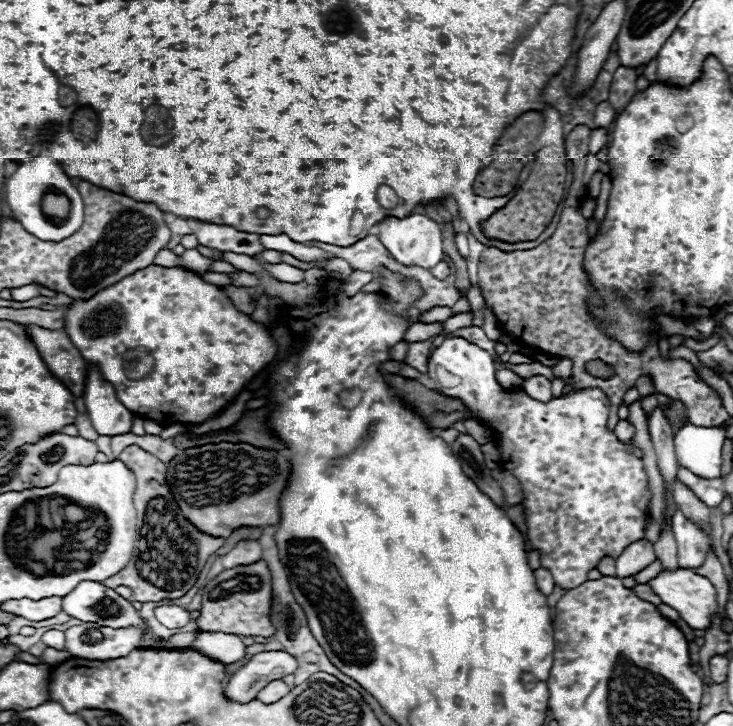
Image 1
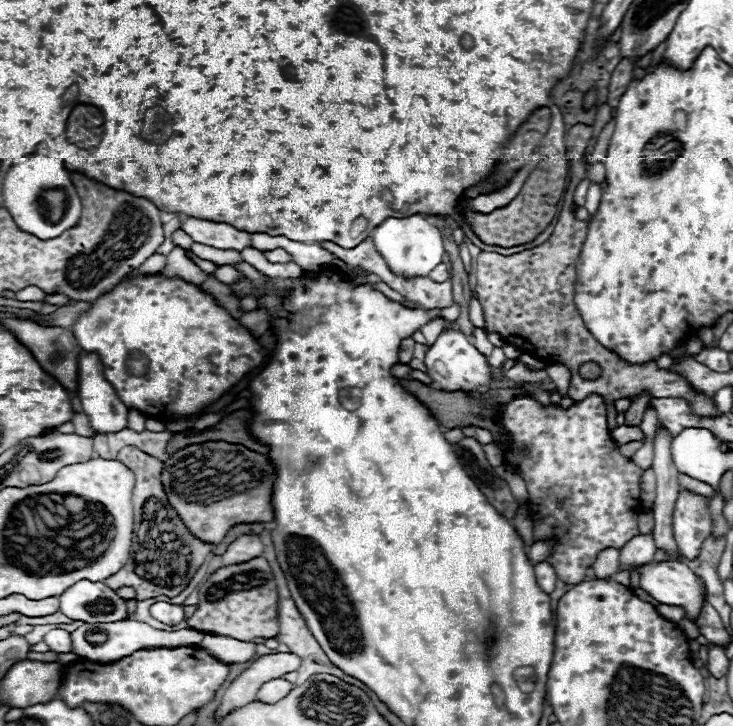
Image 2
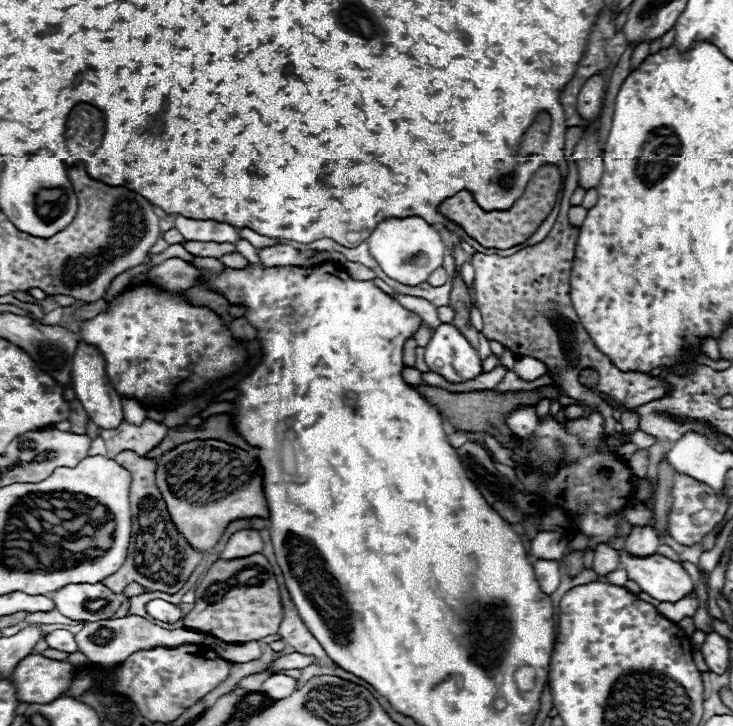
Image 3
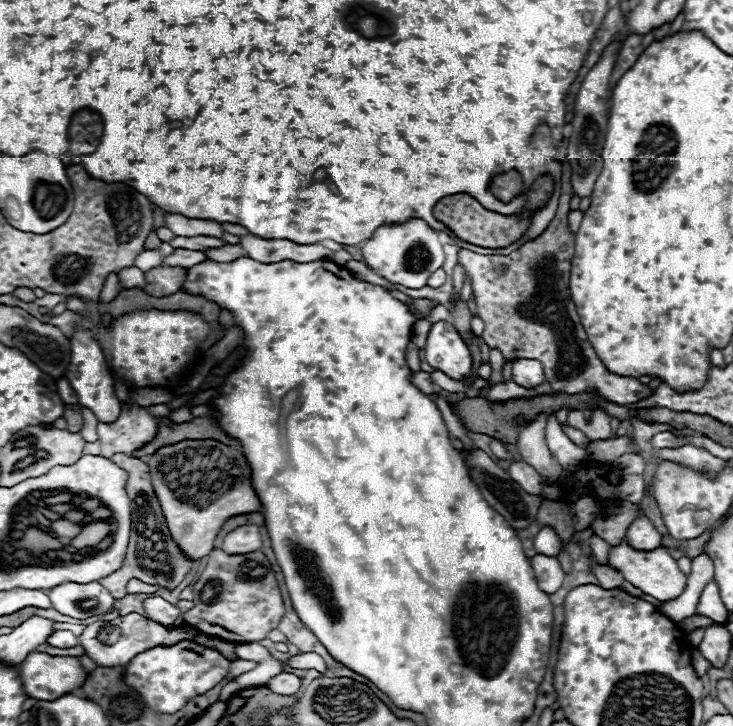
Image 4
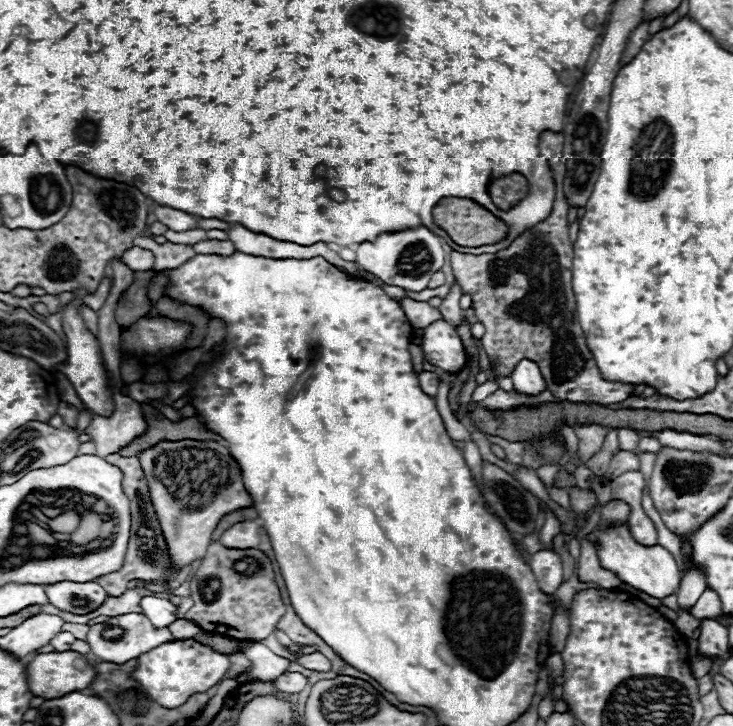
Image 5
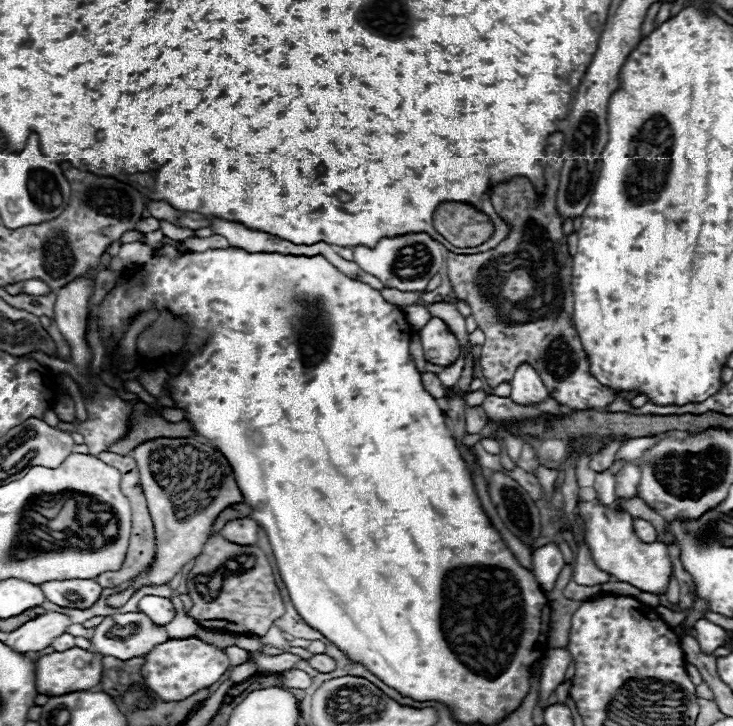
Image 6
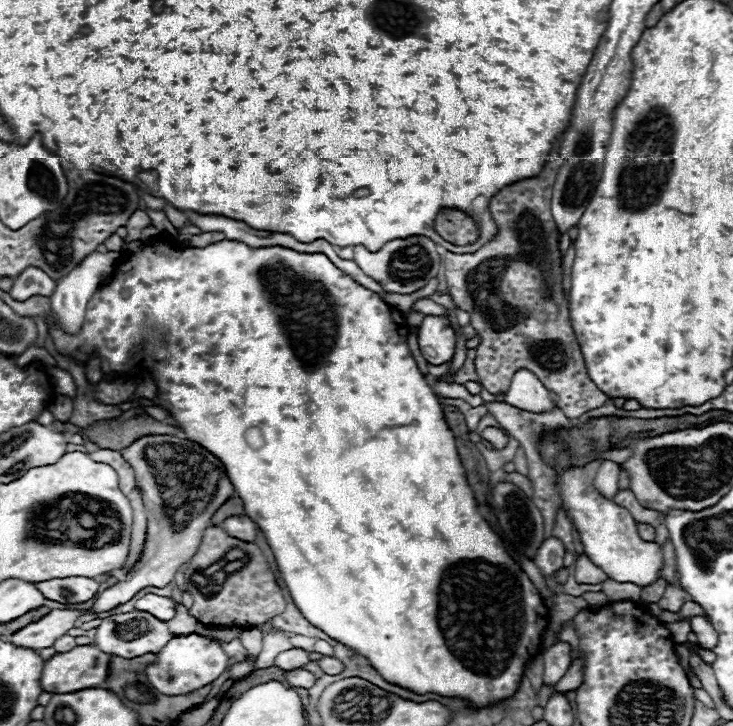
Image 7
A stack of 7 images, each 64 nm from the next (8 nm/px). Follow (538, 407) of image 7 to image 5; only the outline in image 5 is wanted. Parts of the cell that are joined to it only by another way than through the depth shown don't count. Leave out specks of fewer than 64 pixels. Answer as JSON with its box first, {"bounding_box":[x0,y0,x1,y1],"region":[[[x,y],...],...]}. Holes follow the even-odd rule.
{"bounding_box":[512,360,546,394],"region":[[[532,360],[518,362],[516,368],[512,370],[512,380],[514,380],[514,388],[522,394],[540,394],[542,390],[546,390],[542,372],[538,364]]]}

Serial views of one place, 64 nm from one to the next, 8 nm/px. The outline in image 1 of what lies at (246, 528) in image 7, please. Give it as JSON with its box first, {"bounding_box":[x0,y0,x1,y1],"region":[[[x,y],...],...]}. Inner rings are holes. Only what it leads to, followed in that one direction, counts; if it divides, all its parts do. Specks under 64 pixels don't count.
{"bounding_box":[222,540,262,570],"region":[[[242,540],[228,554],[222,556],[222,564],[228,570],[228,568],[236,568],[236,566],[254,564],[260,558],[262,558],[262,546],[256,540]]]}

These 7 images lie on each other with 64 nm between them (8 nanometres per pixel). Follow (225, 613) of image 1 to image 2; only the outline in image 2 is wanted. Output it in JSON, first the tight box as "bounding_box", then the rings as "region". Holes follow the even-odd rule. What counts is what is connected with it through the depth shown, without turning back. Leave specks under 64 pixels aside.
{"bounding_box":[186,558,278,642],"region":[[[254,558],[252,562],[242,562],[236,566],[222,566],[200,586],[198,592],[200,592],[198,608],[194,616],[186,620],[190,628],[200,632],[240,638],[244,642],[252,638],[274,638],[278,634],[278,618],[276,618],[278,594],[266,558]],[[210,588],[220,588],[220,590],[210,590]]]}

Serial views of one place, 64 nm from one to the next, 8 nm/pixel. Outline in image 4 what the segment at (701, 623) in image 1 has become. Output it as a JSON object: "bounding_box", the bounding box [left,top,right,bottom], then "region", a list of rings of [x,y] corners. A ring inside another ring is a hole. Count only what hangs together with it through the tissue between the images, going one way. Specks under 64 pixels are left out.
{"bounding_box":[610,542,686,602],"region":[[[624,542],[616,548],[610,548],[610,566],[622,572],[624,580],[628,580],[636,588],[640,588],[644,594],[654,596],[660,602],[678,598],[686,588],[686,574],[680,572],[676,560],[662,548],[656,548],[652,552],[638,552],[638,550],[632,550],[628,542]]]}

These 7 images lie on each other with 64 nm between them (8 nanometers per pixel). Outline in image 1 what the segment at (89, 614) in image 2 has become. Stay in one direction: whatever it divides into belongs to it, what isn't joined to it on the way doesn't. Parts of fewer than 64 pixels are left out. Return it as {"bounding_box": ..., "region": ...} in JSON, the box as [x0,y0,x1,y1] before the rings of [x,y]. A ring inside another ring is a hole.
{"bounding_box":[62,582,174,650],"region":[[[80,582],[76,586],[76,590],[72,590],[72,594],[66,594],[62,598],[62,610],[72,616],[72,618],[78,618],[82,622],[96,622],[100,626],[108,626],[108,628],[128,628],[128,626],[138,626],[142,630],[146,630],[140,638],[140,646],[142,648],[152,648],[152,650],[174,650],[172,646],[166,646],[166,644],[158,644],[160,636],[154,634],[154,630],[142,620],[142,616],[138,614],[138,610],[132,606],[130,600],[122,598],[120,594],[116,594],[112,588],[106,588],[102,586],[100,582]]]}

